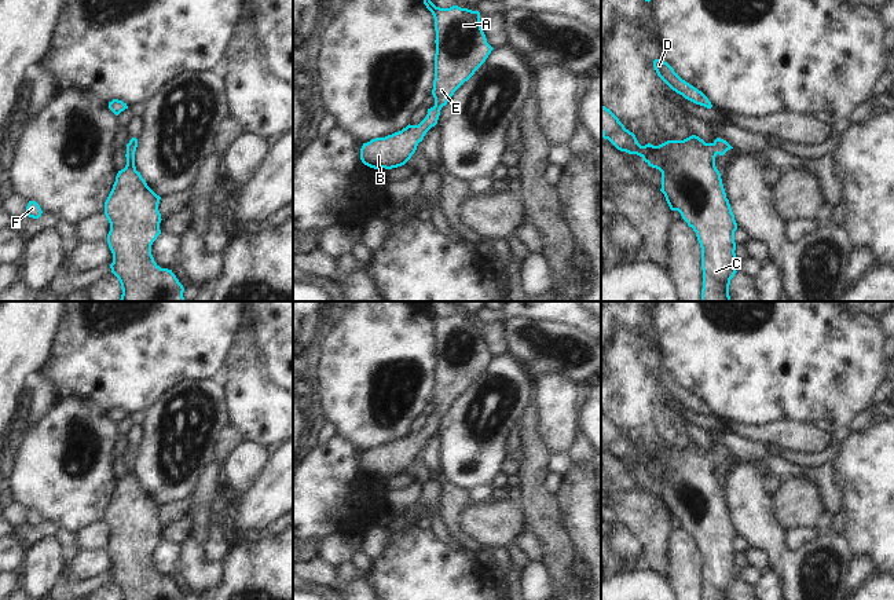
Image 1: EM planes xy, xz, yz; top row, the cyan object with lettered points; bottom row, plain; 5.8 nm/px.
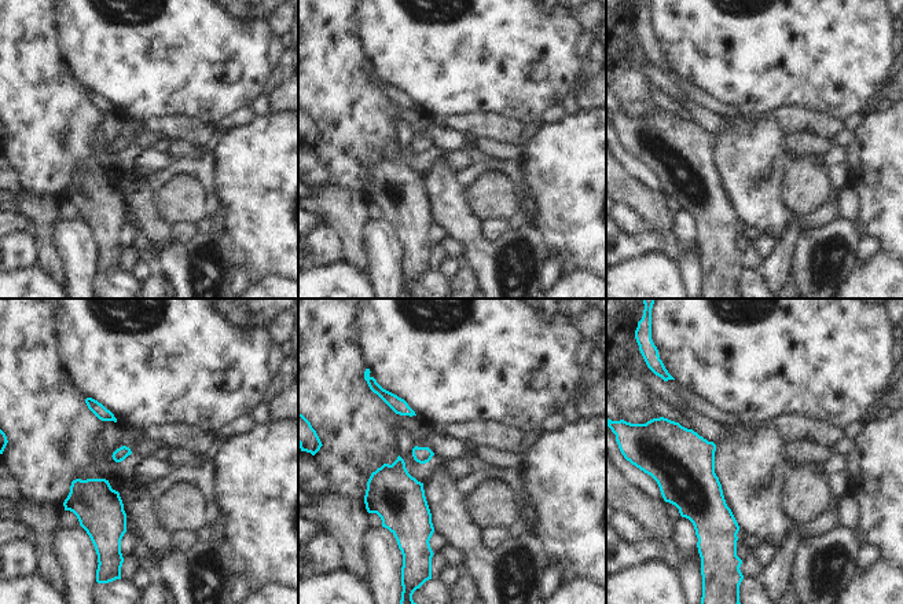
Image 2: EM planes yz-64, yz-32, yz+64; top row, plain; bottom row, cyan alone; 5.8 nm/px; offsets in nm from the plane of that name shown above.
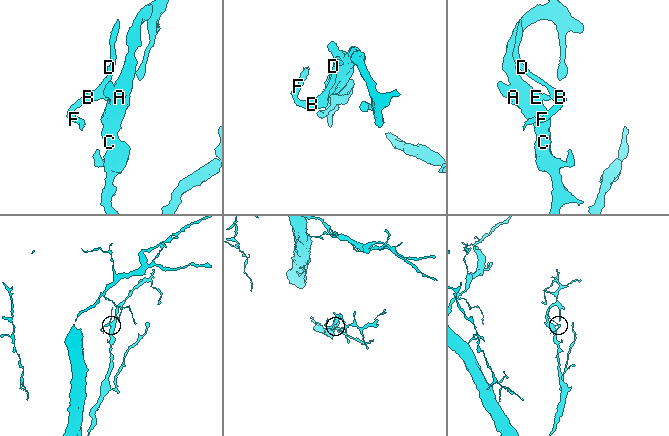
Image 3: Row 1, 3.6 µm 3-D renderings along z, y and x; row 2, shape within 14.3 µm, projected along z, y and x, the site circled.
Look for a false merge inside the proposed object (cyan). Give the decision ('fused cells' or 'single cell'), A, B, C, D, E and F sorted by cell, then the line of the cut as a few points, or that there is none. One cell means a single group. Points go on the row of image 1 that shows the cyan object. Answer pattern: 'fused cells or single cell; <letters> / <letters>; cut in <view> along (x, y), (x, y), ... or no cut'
single cell; A B C D E F; no cut

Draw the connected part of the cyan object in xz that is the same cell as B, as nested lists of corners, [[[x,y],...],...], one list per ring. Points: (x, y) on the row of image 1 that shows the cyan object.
[[[424,0],[435,18],[436,54],[432,95],[435,106],[418,125],[407,125],[385,138],[363,143],[360,160],[364,165],[392,169],[404,165],[415,153],[426,132],[437,124],[440,110],[454,92],[468,81],[494,50],[481,29],[480,12],[453,6],[436,7]]]

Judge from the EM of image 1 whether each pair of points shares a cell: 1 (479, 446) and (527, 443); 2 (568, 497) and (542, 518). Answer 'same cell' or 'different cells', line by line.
1: different cells
2: different cells

